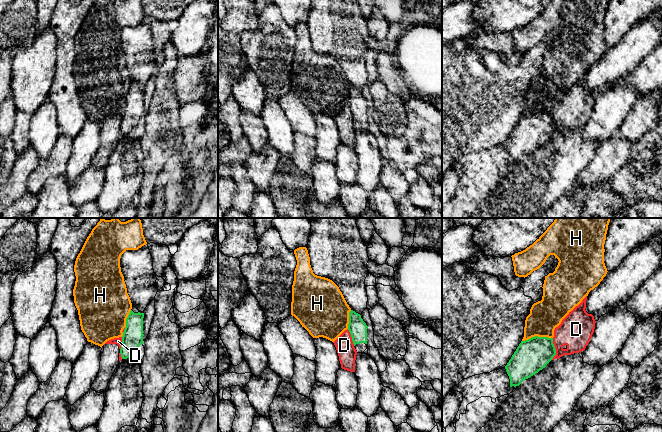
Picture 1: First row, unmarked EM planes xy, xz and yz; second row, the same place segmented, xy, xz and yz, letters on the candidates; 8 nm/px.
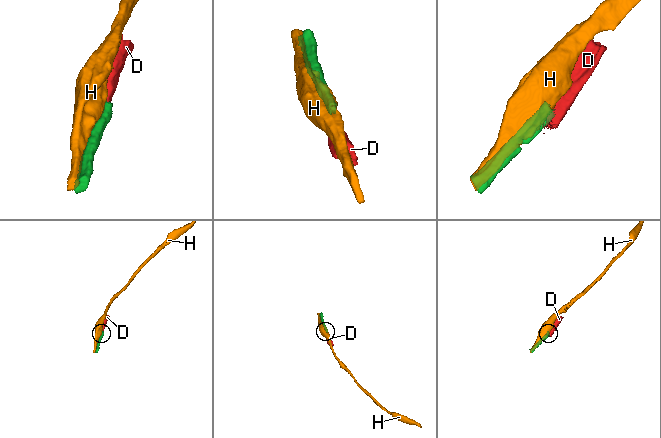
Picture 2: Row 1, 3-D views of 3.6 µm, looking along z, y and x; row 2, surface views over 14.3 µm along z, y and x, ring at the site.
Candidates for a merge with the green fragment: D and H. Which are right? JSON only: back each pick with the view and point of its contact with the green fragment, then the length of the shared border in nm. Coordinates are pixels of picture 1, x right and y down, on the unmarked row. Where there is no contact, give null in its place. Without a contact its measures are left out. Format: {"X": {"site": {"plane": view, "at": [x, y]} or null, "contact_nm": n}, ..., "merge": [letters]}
{"merge": []}

